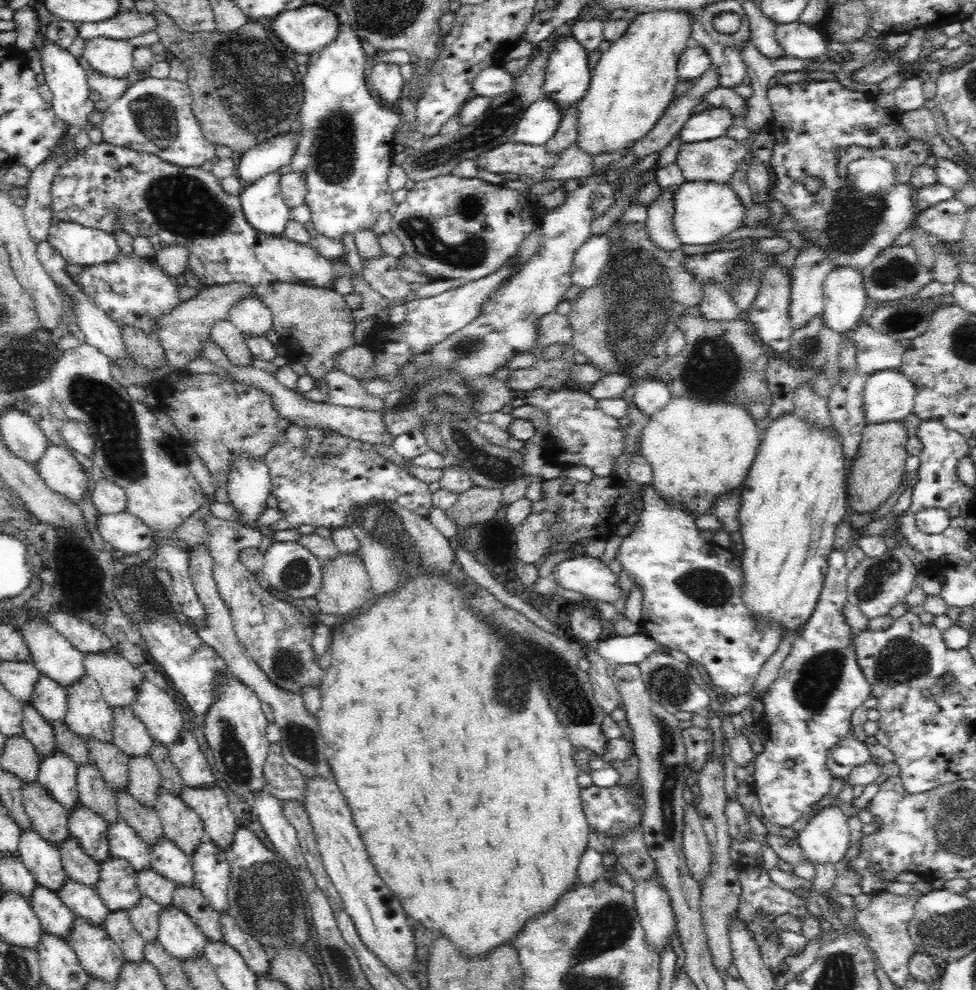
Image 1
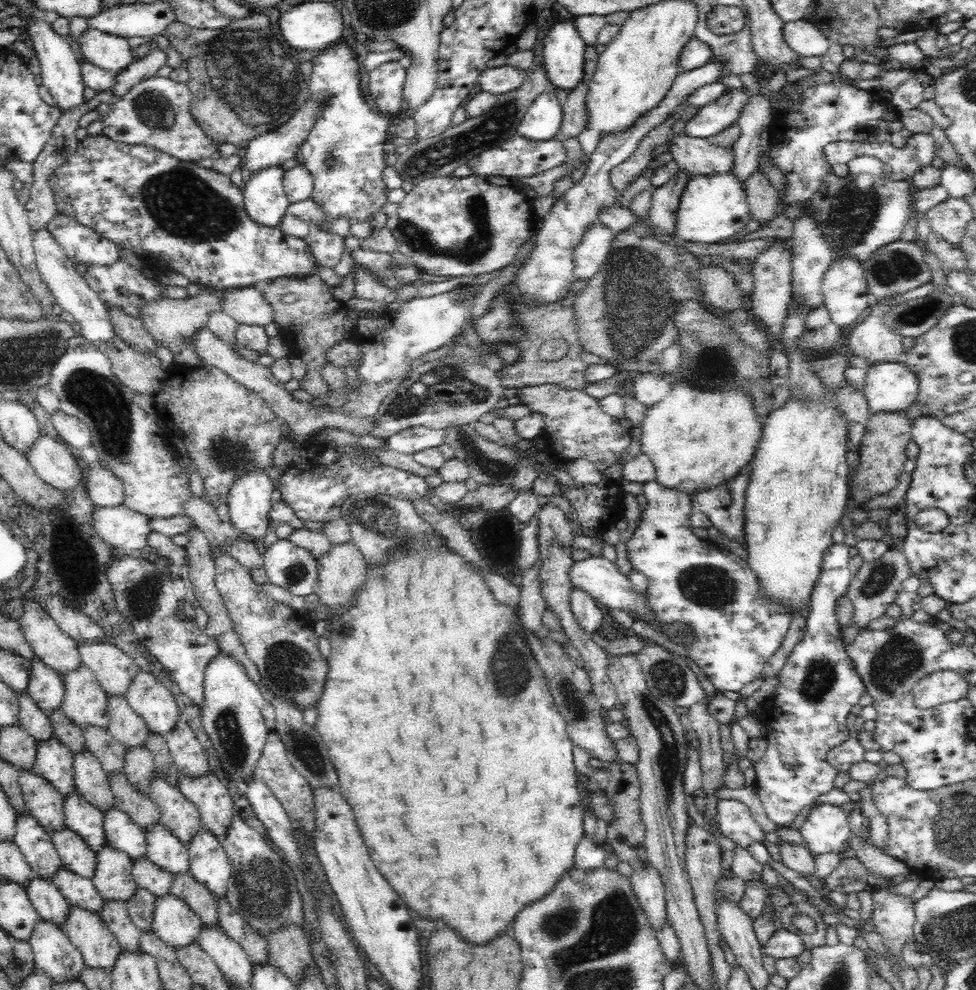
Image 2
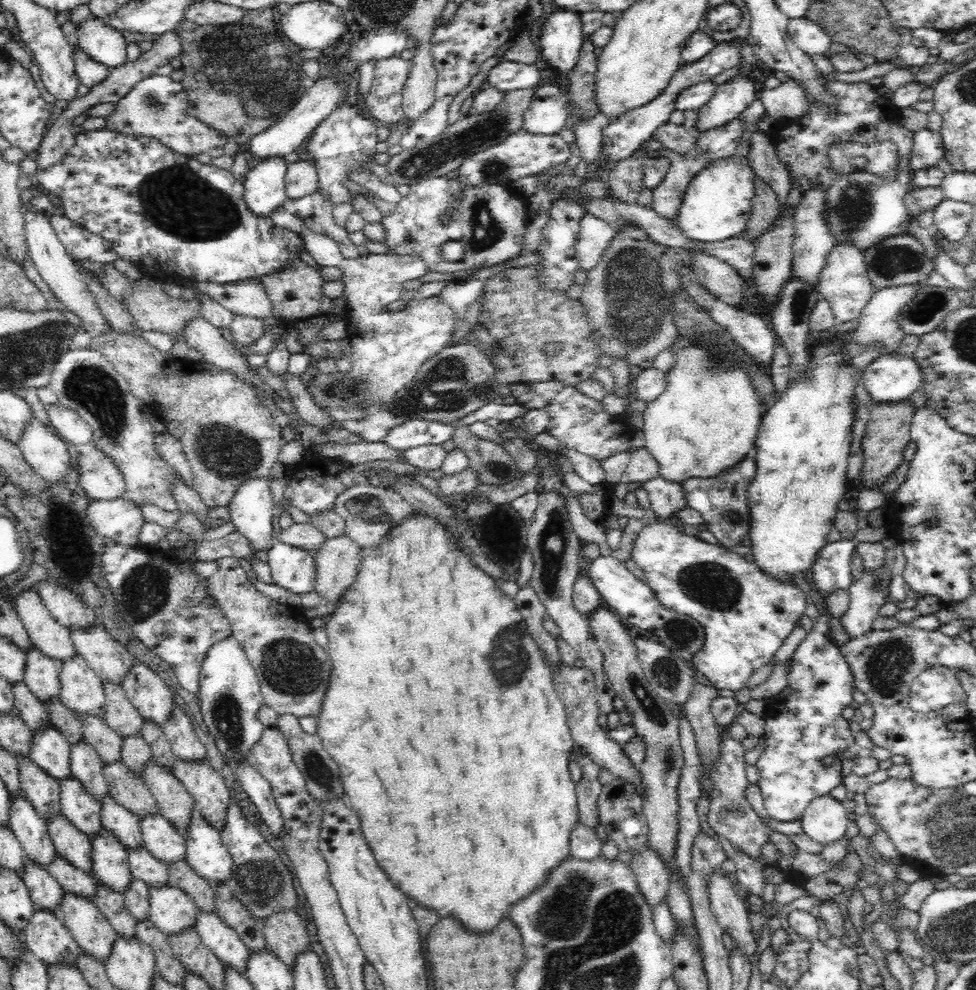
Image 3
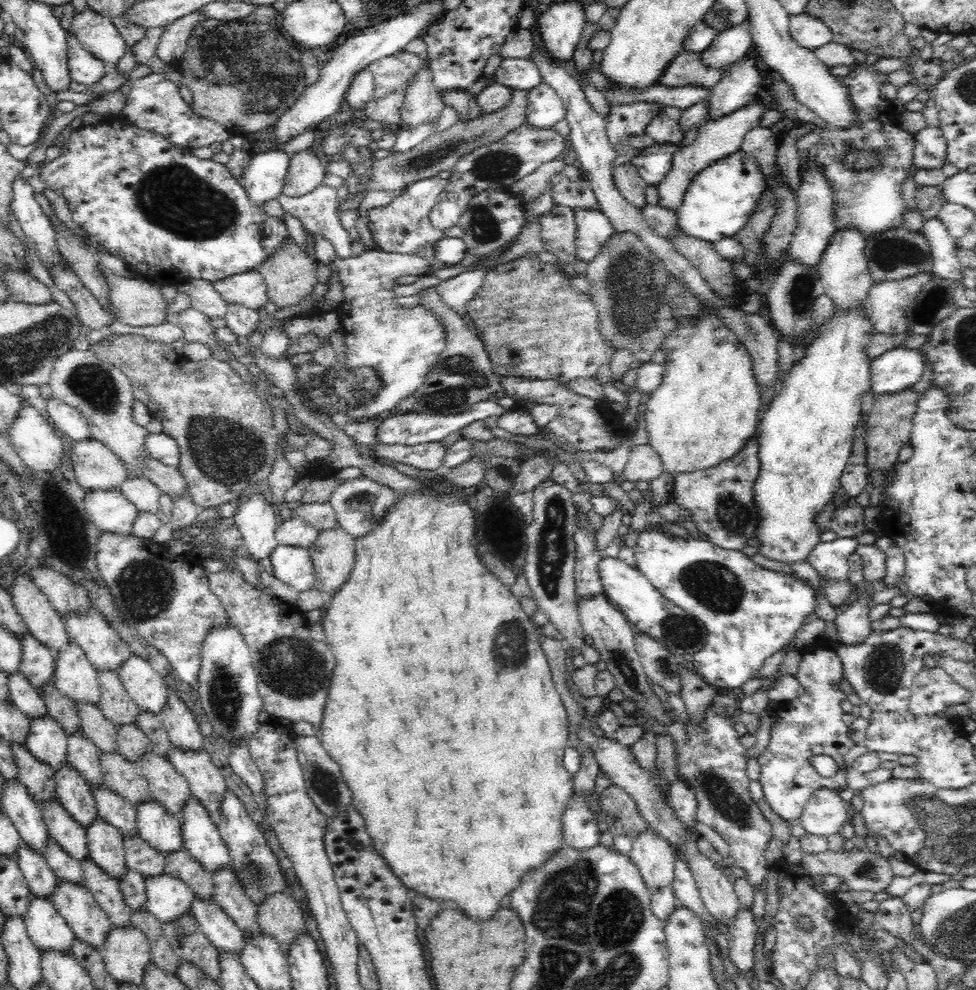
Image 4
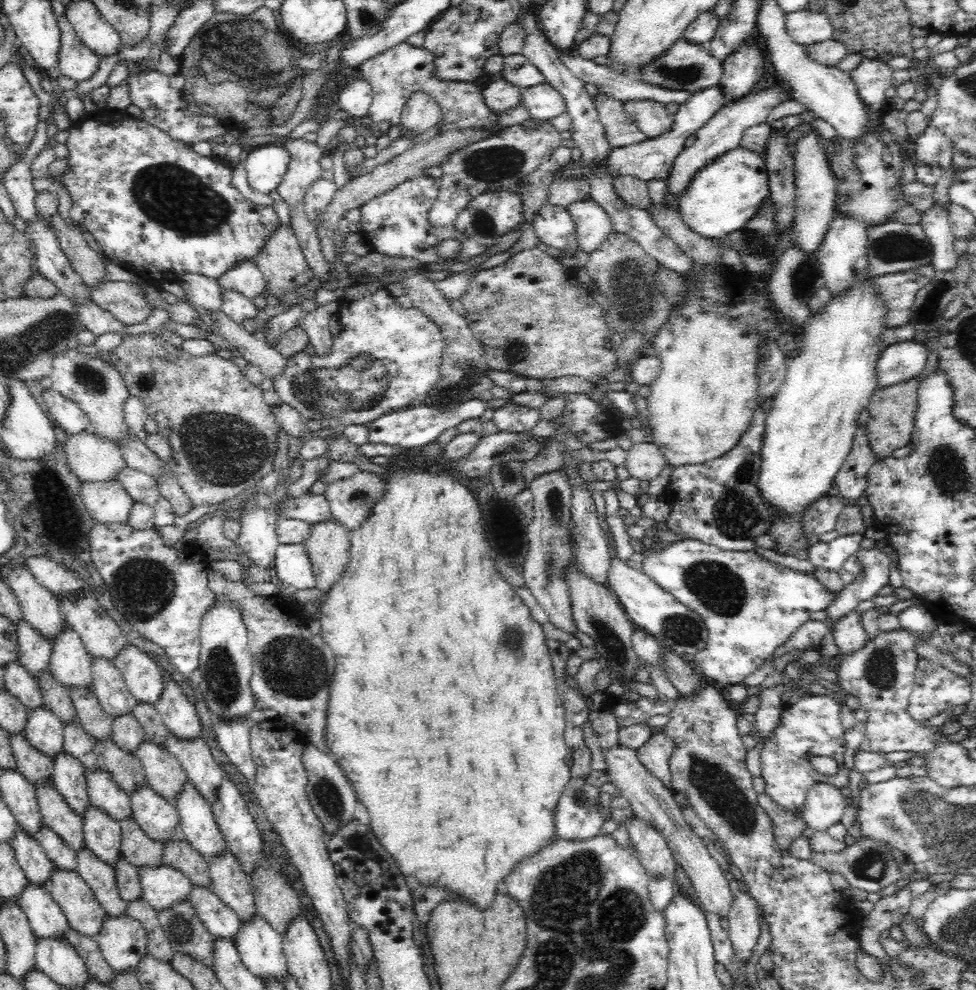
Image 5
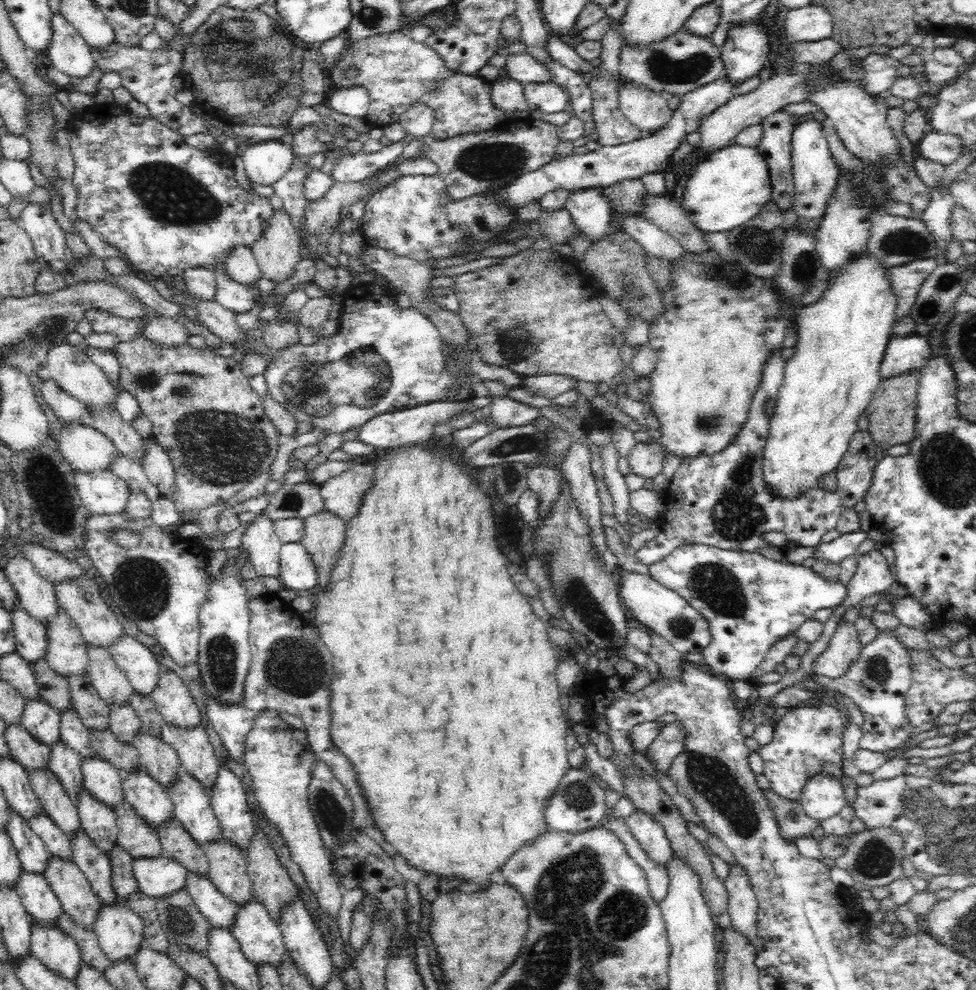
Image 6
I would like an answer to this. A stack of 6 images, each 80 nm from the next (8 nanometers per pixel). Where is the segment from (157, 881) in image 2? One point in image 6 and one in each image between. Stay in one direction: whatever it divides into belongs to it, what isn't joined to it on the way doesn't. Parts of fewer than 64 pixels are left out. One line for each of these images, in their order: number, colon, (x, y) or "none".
3: (154, 872)
4: (140, 855)
5: (136, 846)
6: (134, 834)

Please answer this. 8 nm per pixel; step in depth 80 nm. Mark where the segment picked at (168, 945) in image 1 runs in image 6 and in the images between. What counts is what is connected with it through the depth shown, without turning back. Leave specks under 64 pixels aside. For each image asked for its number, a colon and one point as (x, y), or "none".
2: (175, 923)
3: (171, 910)
4: (167, 897)
5: (163, 887)
6: (158, 876)

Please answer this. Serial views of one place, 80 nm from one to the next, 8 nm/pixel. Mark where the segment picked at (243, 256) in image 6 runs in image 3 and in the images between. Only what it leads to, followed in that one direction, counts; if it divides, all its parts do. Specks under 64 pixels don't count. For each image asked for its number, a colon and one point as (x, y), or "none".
3: (247, 297)
4: (248, 289)
5: (246, 278)

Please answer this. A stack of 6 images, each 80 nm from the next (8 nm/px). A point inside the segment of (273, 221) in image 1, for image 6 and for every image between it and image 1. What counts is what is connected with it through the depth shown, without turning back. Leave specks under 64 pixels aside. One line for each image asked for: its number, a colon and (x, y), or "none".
2: (265, 200)
3: (264, 184)
4: (264, 174)
5: (265, 166)
6: (265, 162)

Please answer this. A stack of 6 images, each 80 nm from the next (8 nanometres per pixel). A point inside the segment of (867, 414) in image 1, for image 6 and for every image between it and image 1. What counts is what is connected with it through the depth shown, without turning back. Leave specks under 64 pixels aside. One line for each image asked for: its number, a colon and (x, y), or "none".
2: (891, 386)
3: (891, 377)
4: (898, 369)
5: (900, 362)
6: (904, 353)

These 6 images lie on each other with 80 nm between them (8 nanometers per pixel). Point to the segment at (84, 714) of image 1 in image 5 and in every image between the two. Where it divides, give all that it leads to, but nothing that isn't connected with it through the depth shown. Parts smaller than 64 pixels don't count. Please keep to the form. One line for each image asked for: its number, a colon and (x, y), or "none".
2: (84, 701)
3: (81, 690)
4: (75, 677)
5: (70, 663)

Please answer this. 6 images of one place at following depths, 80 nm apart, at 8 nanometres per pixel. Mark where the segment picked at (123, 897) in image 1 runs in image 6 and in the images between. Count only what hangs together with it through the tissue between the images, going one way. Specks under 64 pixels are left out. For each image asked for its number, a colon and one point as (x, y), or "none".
2: (112, 876)
3: (110, 865)
4: (105, 846)
5: (102, 835)
6: (99, 821)

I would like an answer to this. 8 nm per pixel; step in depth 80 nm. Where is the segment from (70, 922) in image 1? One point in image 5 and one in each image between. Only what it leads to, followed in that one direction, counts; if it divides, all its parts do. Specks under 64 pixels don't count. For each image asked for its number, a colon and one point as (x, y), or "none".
2: (52, 906)
3: (46, 893)
4: (41, 880)
5: (30, 855)

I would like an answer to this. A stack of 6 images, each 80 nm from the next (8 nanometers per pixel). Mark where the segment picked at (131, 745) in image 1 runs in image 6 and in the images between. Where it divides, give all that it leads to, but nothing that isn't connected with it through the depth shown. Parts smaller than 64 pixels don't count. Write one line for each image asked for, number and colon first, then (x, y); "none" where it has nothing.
2: (125, 724)
3: (121, 715)
4: (116, 704)
5: (109, 686)
6: (111, 683)

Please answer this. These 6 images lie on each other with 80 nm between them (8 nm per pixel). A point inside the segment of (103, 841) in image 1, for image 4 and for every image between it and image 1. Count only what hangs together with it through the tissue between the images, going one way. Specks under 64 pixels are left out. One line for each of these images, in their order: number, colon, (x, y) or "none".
2: (85, 819)
3: (83, 811)
4: (73, 791)

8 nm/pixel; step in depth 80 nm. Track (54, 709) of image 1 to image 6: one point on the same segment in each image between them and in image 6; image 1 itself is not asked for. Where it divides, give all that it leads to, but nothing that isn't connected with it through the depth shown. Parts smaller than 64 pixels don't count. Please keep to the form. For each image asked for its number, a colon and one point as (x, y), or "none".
2: (45, 686)
3: (41, 674)
4: (37, 664)
5: (34, 652)
6: (31, 636)

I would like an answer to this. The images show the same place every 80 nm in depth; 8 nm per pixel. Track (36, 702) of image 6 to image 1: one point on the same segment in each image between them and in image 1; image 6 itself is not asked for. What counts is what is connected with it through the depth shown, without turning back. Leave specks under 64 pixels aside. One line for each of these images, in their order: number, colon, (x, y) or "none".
1: (57, 772)
2: (54, 761)
3: (50, 750)
4: (46, 740)
5: (44, 730)

